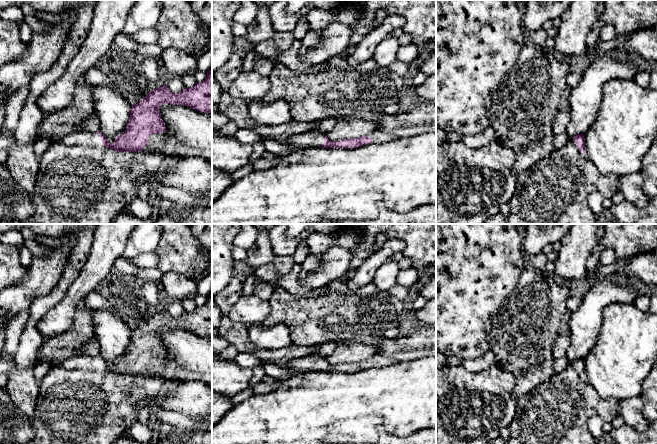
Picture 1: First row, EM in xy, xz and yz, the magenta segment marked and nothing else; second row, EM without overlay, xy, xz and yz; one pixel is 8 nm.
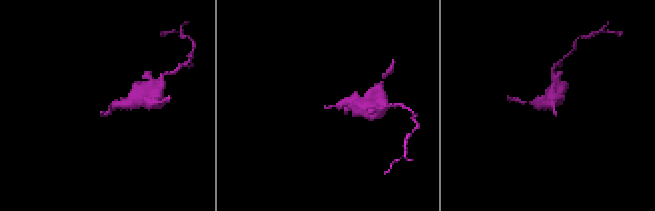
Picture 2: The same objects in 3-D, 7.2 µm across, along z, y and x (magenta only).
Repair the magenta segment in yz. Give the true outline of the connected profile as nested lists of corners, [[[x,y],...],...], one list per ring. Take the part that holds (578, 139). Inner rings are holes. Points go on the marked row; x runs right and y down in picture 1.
[[[578,134],[562,148],[554,149],[549,156],[517,176],[515,193],[509,201],[511,213],[506,224],[600,224],[600,218],[591,212],[587,204],[587,197],[592,192],[599,192],[604,198],[612,198],[619,191],[620,177],[605,176],[596,169],[588,159],[584,135]]]

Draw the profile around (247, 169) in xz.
[[[249,162],[247,165],[245,165],[244,167],[228,173],[229,177],[233,180],[233,181],[237,181],[245,176],[247,176],[248,174],[254,172],[254,167],[252,162]]]

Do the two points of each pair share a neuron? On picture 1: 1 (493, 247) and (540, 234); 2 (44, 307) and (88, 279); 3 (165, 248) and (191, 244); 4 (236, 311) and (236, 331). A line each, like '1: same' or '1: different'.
1: different
2: different
3: same
4: different

